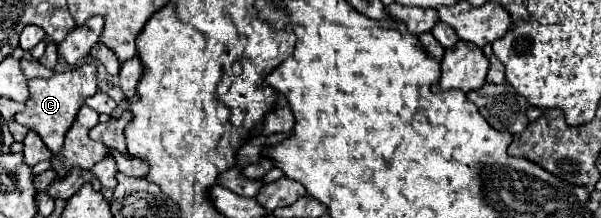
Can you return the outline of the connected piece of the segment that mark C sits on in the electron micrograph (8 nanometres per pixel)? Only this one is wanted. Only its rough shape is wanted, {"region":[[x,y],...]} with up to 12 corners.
{"region":[[96,65],[30,79],[16,121],[52,153],[96,93]]}

